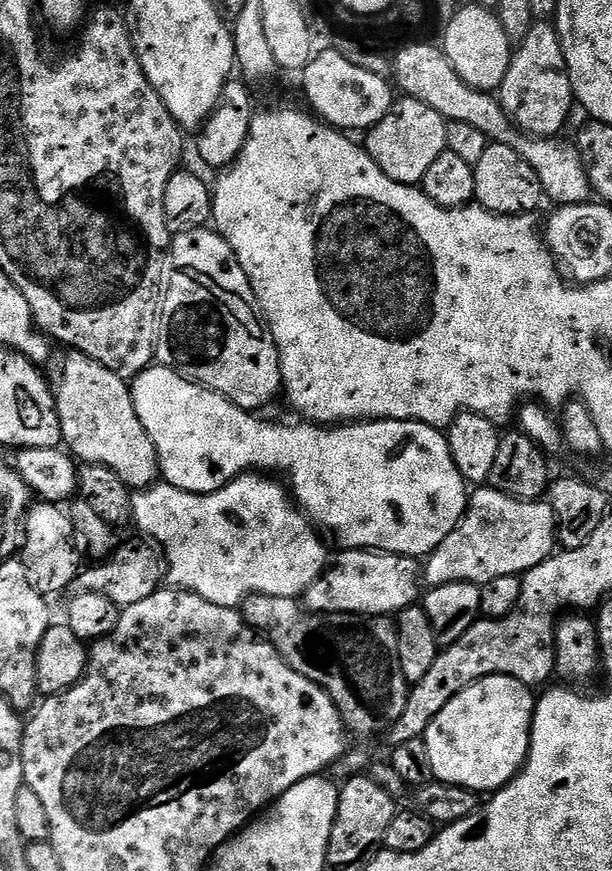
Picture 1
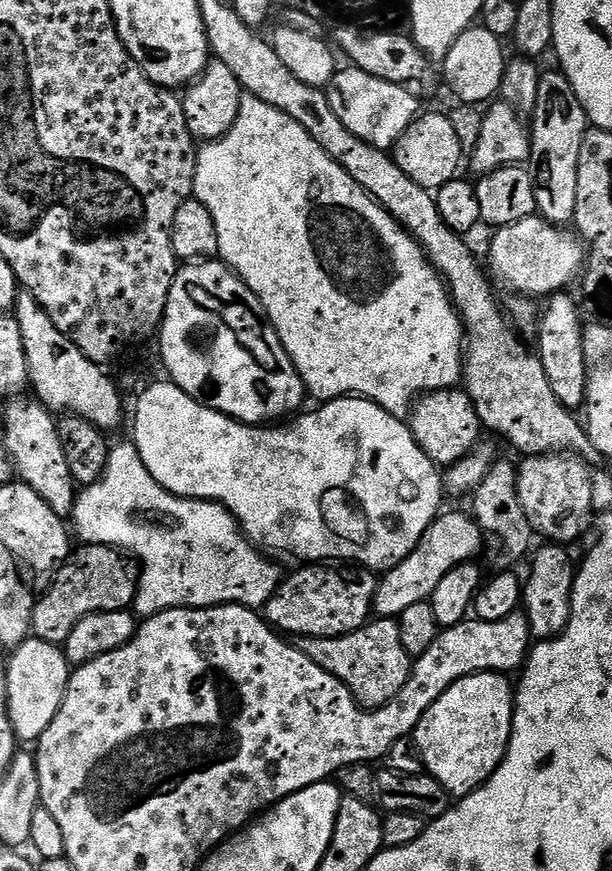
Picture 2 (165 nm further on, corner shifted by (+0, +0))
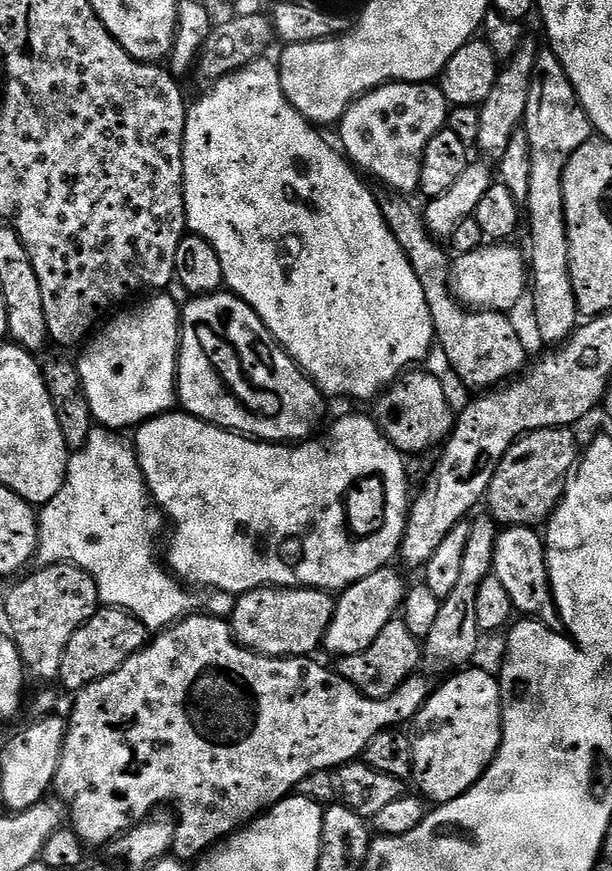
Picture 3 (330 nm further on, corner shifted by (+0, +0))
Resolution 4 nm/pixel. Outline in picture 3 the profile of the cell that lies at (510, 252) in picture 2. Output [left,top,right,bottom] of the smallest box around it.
[449,242,530,313]

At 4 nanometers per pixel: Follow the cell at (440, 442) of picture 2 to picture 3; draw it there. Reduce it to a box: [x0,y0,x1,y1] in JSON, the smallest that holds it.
[374,370,454,454]

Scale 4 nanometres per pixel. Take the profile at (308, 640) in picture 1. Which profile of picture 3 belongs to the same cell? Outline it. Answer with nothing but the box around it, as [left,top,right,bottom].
[338,618,422,700]

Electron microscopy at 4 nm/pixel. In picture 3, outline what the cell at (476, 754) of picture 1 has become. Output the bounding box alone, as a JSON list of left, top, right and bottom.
[410,666,502,806]

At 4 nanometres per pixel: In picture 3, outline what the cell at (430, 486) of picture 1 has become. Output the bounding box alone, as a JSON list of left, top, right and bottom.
[134,410,408,594]

